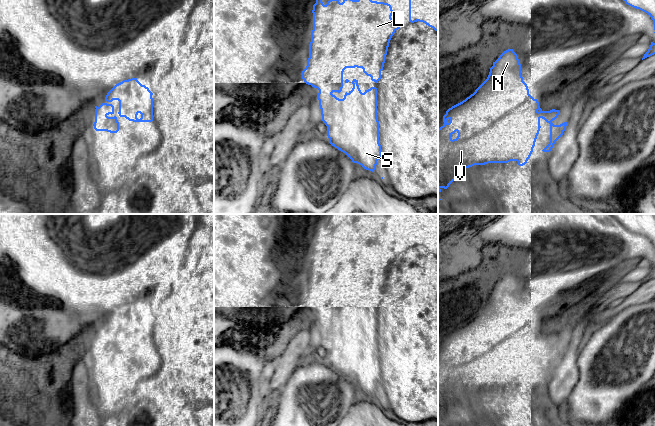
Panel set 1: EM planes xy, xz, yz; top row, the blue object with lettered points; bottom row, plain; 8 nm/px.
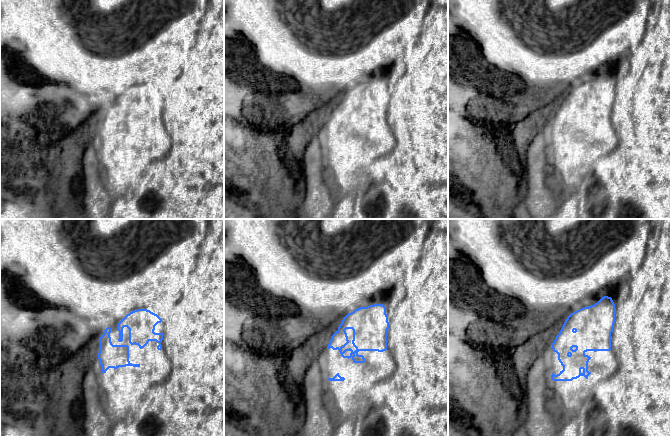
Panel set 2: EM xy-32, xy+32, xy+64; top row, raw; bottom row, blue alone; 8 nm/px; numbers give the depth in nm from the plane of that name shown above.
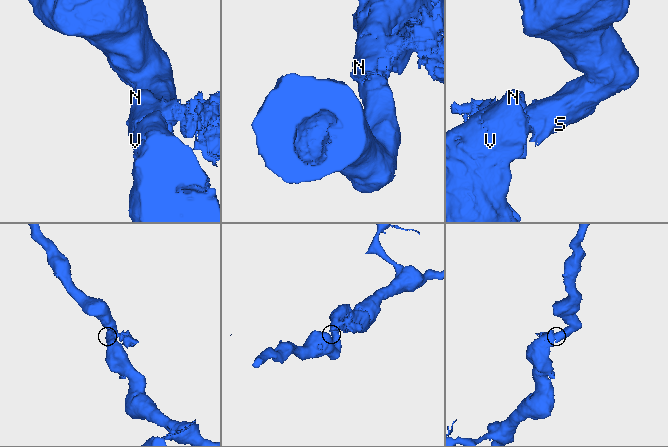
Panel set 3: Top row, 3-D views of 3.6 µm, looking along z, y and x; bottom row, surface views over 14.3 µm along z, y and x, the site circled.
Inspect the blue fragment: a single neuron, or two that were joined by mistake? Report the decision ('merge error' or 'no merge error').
no merge error

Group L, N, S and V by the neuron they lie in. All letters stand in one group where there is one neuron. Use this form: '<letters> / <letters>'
L N S V

